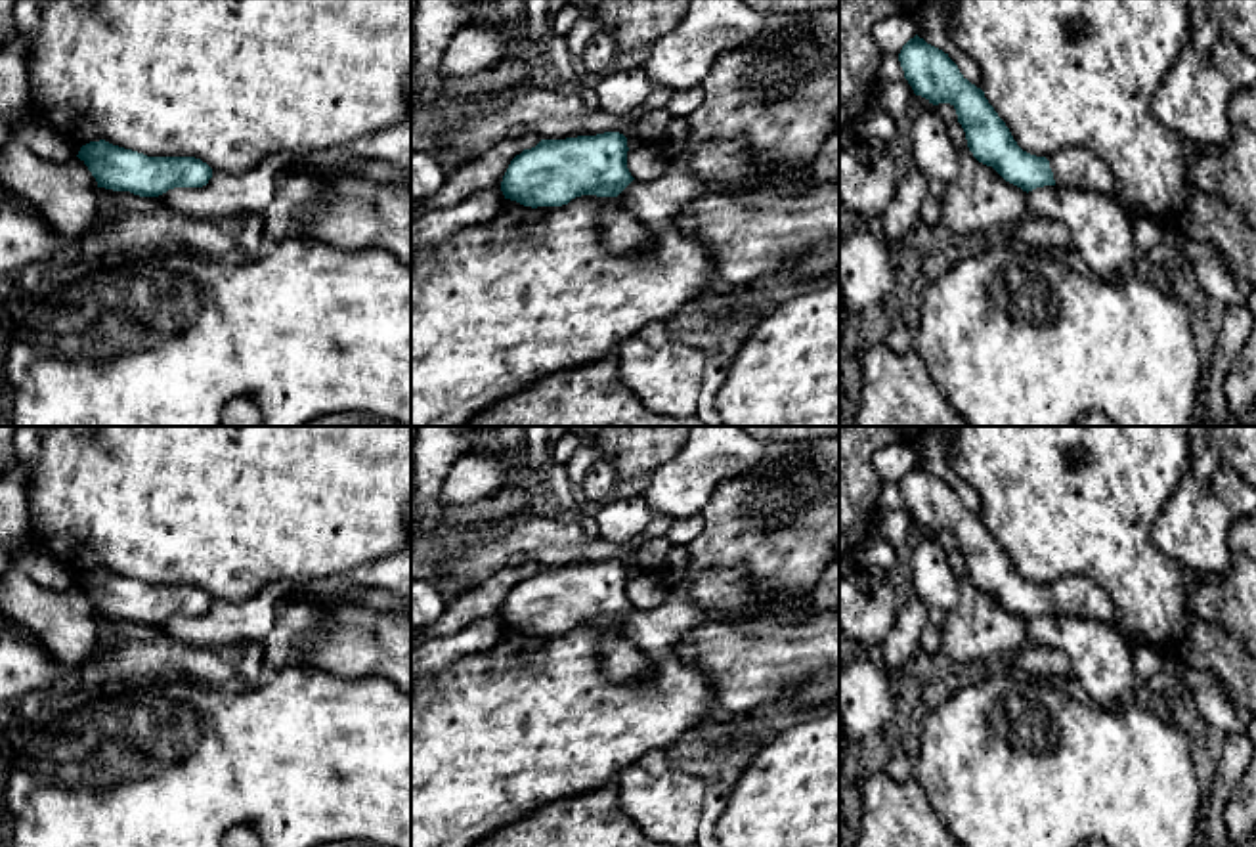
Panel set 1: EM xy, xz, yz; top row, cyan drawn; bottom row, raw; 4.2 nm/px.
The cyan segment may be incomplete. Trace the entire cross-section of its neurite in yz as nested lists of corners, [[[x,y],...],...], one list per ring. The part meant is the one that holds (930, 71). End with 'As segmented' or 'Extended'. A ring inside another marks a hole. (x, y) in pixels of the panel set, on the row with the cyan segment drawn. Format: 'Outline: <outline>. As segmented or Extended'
Outline: [[[916,34],[902,46],[899,61],[916,96],[933,105],[950,103],[956,109],[973,157],[992,166],[1006,182],[1027,193],[1057,184],[1115,199],[1115,178],[1090,149],[1065,147],[1048,159],[1023,151],[985,92],[971,84],[942,50]]]. Extended

